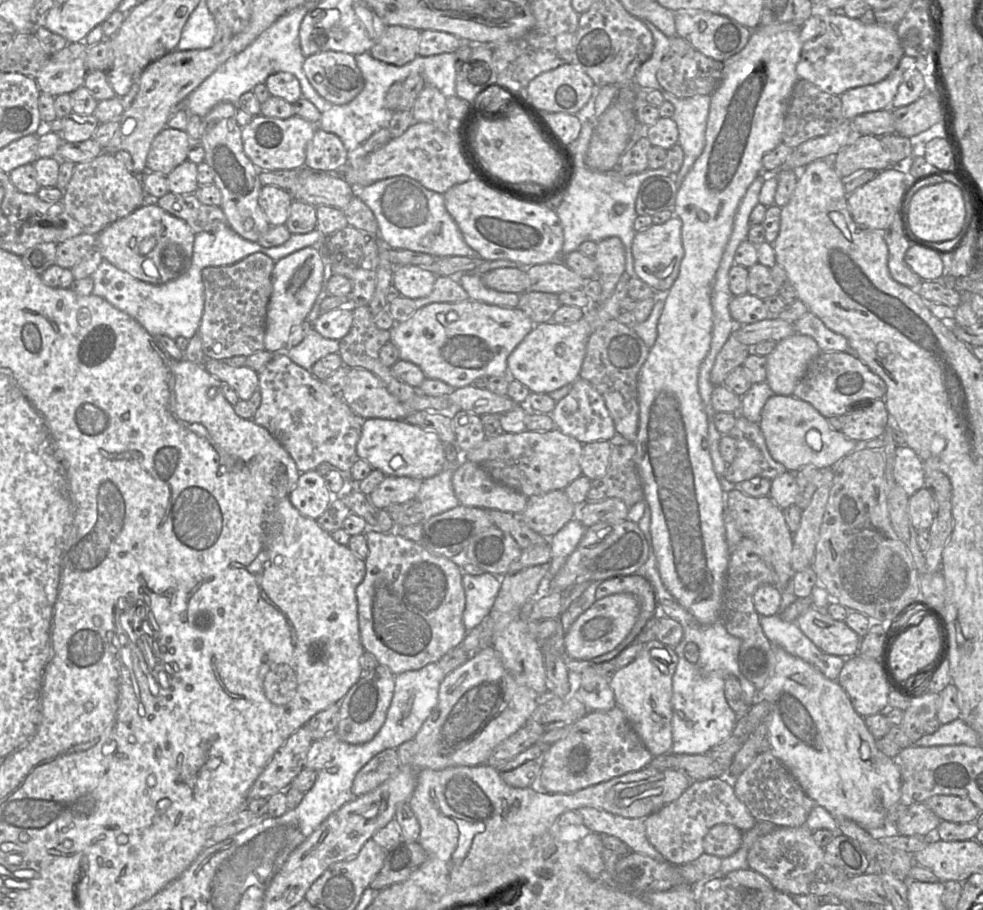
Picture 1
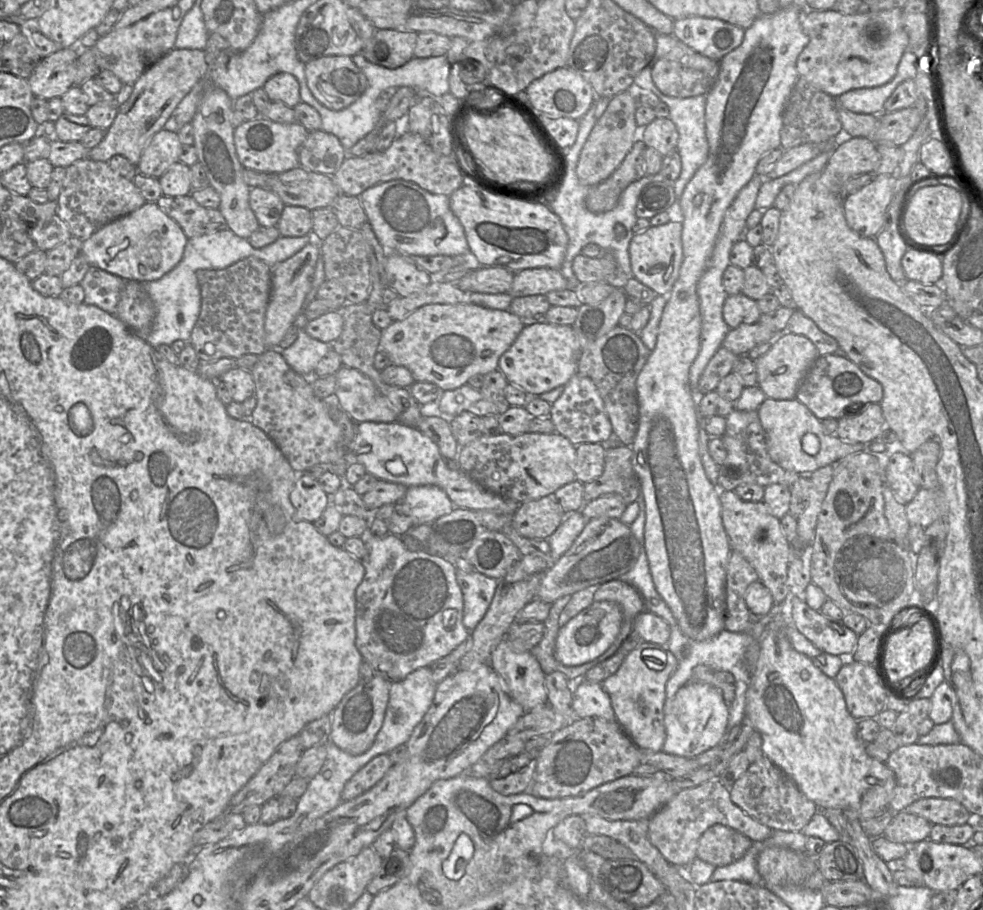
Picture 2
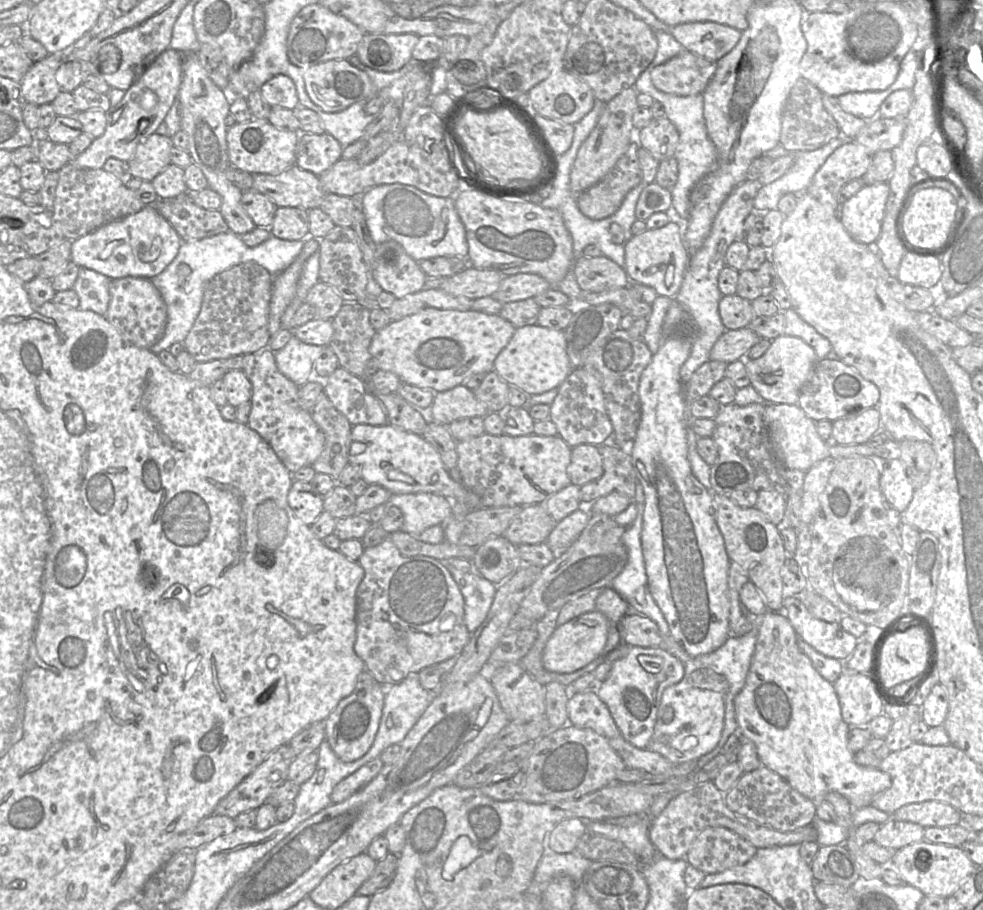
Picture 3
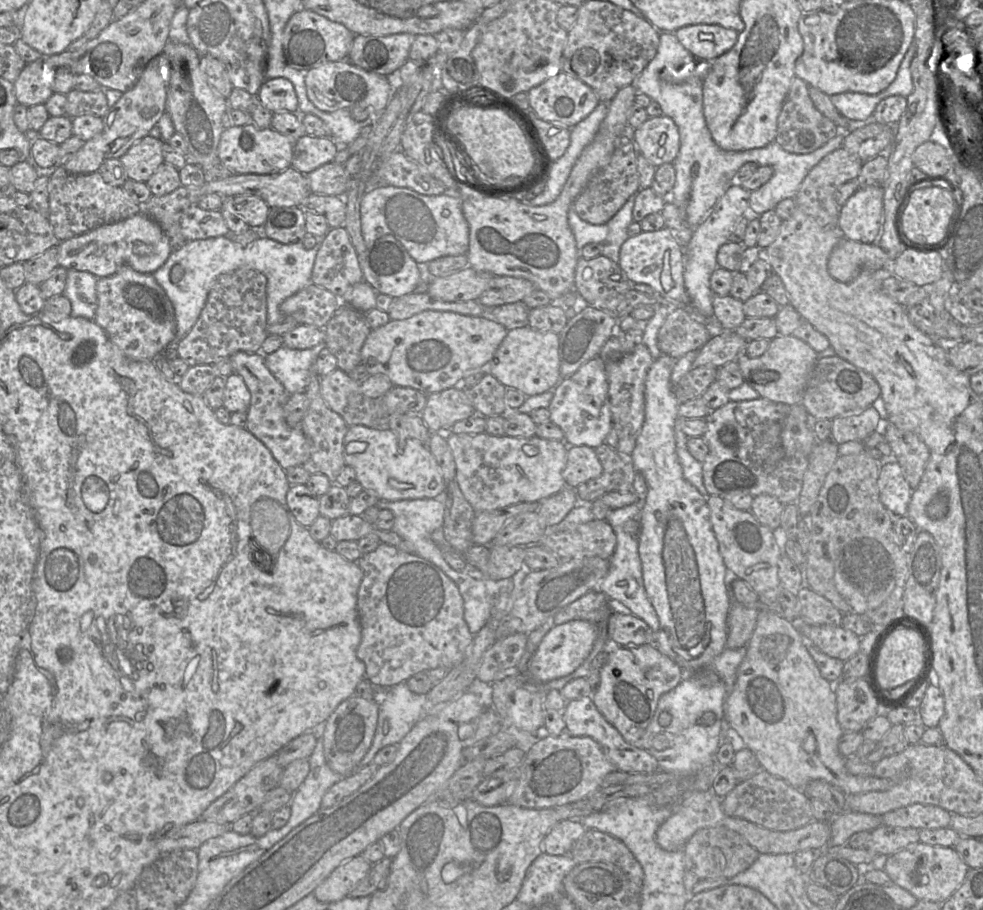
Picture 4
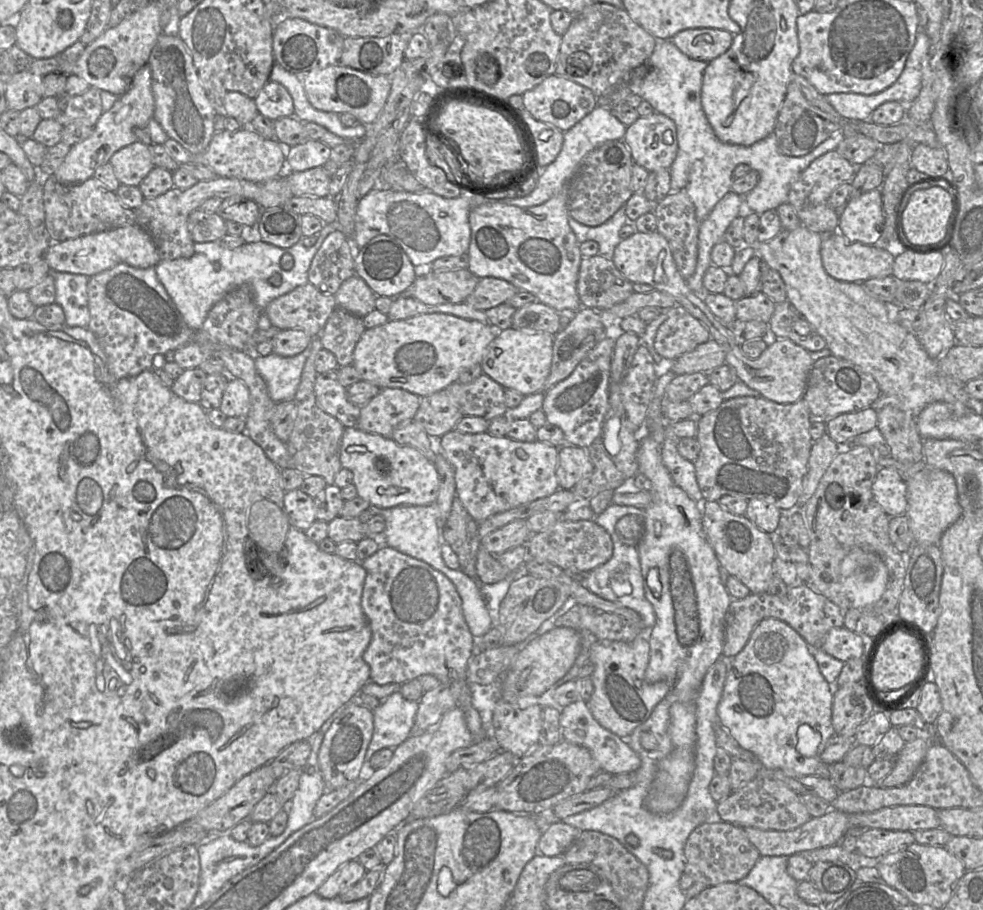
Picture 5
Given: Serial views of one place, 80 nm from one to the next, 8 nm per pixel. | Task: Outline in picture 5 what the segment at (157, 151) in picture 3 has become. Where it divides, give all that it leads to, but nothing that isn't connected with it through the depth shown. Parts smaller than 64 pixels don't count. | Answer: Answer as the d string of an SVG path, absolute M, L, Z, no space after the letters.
M140 141L117 151L109 163L120 184L137 187L155 167L149 146Z

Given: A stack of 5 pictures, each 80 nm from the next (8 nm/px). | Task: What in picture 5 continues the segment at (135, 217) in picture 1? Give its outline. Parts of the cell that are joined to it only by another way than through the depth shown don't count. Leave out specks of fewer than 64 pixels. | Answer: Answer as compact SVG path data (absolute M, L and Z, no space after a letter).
M138 224L53 242L43 255L51 271L82 274L88 277L125 263L136 268L156 267L161 261L149 233Z

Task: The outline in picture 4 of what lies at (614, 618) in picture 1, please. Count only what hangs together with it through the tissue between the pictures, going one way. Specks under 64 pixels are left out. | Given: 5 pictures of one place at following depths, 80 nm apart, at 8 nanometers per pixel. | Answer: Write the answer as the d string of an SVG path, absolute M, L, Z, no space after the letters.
M573 620L555 625L542 639L533 654L527 674L530 681L525 683L545 683L574 672L590 654L597 637L597 625L586 620Z

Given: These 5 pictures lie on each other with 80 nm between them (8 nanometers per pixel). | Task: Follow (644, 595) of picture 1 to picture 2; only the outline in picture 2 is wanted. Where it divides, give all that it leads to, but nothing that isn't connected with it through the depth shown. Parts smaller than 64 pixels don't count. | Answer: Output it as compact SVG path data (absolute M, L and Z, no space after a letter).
M615 579L599 585L594 594L594 601L612 601L617 603L622 611L620 632L609 648L597 659L598 664L613 656L630 636L636 616L645 610L644 602L639 592L628 583Z

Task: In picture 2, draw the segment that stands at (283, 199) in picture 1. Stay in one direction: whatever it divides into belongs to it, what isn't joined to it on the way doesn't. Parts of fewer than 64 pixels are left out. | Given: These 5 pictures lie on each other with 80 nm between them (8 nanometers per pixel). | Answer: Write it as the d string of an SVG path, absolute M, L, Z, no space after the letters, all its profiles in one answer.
M260 187L250 190L249 204L262 227L276 227L285 207L278 195Z

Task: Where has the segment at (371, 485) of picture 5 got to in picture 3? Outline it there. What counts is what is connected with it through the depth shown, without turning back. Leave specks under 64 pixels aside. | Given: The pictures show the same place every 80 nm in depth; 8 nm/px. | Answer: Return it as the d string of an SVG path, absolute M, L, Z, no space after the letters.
M389 423L383 426L358 424L352 426L351 441L366 445L363 453L349 454L348 461L361 467L361 478L368 485L381 485L393 495L429 492L442 495L452 502L461 502L471 509L482 507L475 493L451 478L437 450L421 435Z

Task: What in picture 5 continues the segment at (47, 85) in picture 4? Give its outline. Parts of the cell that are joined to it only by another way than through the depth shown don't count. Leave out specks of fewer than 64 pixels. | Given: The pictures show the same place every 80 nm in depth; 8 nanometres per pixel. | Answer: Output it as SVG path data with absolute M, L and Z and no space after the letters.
M26 69L17 72L6 83L7 110L22 111L36 106L43 99L43 77Z

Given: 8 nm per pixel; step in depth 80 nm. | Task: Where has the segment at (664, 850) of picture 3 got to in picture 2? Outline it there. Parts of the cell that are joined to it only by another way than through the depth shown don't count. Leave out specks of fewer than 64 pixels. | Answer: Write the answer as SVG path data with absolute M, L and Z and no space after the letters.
M719 779L707 781L693 788L678 792L649 818L648 838L663 857L677 867L687 867L697 858L699 839L711 826L722 824L744 834L752 842L771 837L773 830L746 814L734 804L730 789Z

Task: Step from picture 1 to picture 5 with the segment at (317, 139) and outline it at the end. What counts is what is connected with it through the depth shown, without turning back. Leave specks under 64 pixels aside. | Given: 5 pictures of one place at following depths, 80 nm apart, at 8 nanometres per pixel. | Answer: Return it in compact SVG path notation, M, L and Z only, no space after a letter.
M308 139L302 144L286 148L286 171L301 172L322 167L330 160L332 148L318 141Z

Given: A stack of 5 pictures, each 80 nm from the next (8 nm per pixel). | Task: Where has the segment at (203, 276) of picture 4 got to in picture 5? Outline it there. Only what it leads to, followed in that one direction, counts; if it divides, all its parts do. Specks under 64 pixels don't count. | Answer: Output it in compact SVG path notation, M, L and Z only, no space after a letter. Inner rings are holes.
M338 217L336 222L324 224L317 242L312 247L304 246L301 240L289 248L279 248L262 240L246 241L242 246L234 249L221 245L219 241L195 243L192 257L161 260L155 267L156 275L173 300L183 320L192 330L201 329L213 305L226 294L245 283L252 286L255 303L262 310L258 320L258 328L268 329L272 325L263 313L264 309L275 298L309 282L308 271L315 254L326 237L338 229ZM284 254L291 254L294 258L294 266L290 270L281 268L280 260ZM274 274L281 276L279 286L273 286L269 282L269 278Z

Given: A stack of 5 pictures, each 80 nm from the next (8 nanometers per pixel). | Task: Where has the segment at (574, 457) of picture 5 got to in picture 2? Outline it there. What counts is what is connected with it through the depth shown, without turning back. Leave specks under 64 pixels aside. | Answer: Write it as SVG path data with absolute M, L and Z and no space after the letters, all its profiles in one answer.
M583 443L576 446L574 472L576 480L583 484L599 478L604 470L605 445Z

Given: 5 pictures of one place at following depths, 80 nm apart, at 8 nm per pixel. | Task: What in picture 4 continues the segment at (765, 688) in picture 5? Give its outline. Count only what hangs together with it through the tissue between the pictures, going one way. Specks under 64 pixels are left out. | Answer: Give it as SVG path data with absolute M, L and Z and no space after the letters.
M762 608L753 634L746 646L746 655L738 667L736 683L725 701L725 721L734 737L750 749L762 769L779 777L792 787L802 790L812 780L824 780L840 789L845 795L871 791L885 791L892 787L889 779L857 776L848 772L845 758L838 750L843 735L837 721L837 704L834 684L824 679L807 650L808 642L785 618L773 610Z

